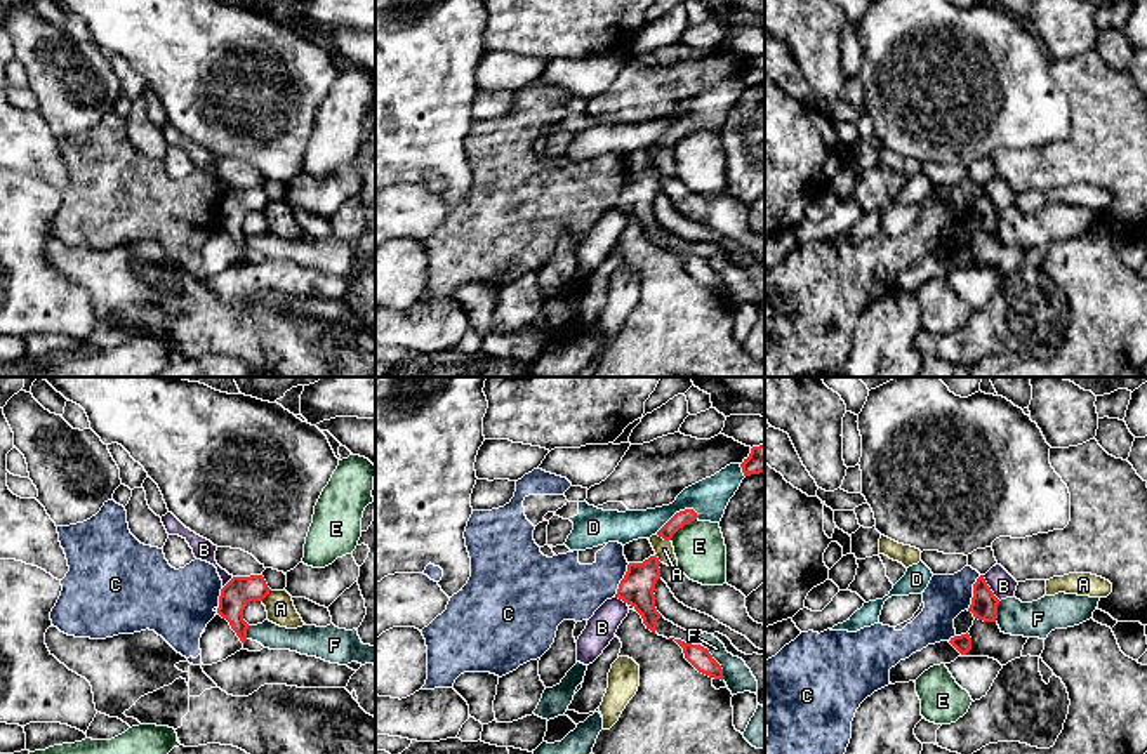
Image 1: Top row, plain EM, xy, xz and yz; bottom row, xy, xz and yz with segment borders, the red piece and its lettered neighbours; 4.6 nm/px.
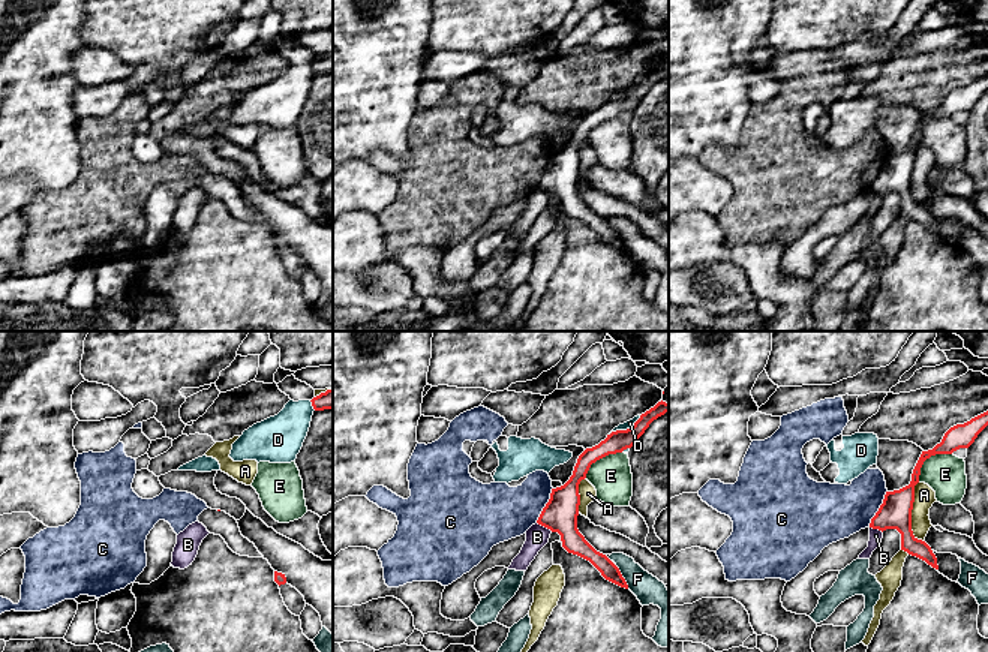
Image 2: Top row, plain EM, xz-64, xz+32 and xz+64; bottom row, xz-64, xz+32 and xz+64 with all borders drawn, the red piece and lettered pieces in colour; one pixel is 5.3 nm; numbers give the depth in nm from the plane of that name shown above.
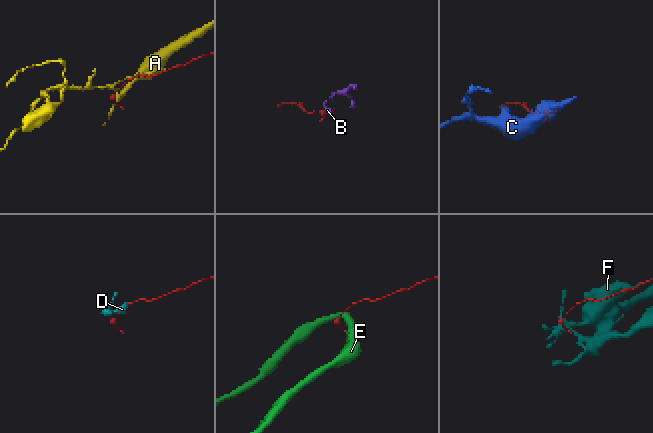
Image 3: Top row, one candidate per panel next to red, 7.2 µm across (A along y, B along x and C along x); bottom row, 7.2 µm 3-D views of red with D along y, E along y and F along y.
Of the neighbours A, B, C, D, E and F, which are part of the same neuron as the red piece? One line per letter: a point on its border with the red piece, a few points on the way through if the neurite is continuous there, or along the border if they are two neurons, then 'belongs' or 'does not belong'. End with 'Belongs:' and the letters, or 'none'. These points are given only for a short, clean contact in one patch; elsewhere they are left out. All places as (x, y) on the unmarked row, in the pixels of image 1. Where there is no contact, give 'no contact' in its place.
A: contact xz (663, 148); does not belong
B: contact yz (989, 198); border yz (982, 186), (1000, 211); does not belong
C: contact xz (621, 191); does not belong
D: contact xz (676, 124); border xz (697, 124), (680, 120), (656, 143); does not belong
E: contact xz (682, 138); does not belong
F: contact xz (716, 273); does not belong
Belongs: none

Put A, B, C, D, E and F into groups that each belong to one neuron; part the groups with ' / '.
A / B D / C / E / F

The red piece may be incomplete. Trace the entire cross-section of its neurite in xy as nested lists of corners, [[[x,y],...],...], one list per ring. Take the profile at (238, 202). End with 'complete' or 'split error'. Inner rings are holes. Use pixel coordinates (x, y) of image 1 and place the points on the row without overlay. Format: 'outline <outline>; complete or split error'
outline [[[262,186],[233,188],[219,207],[217,224],[226,229],[242,254],[247,252],[249,235],[243,231],[243,221],[250,212],[262,212],[269,205]]]; complete

